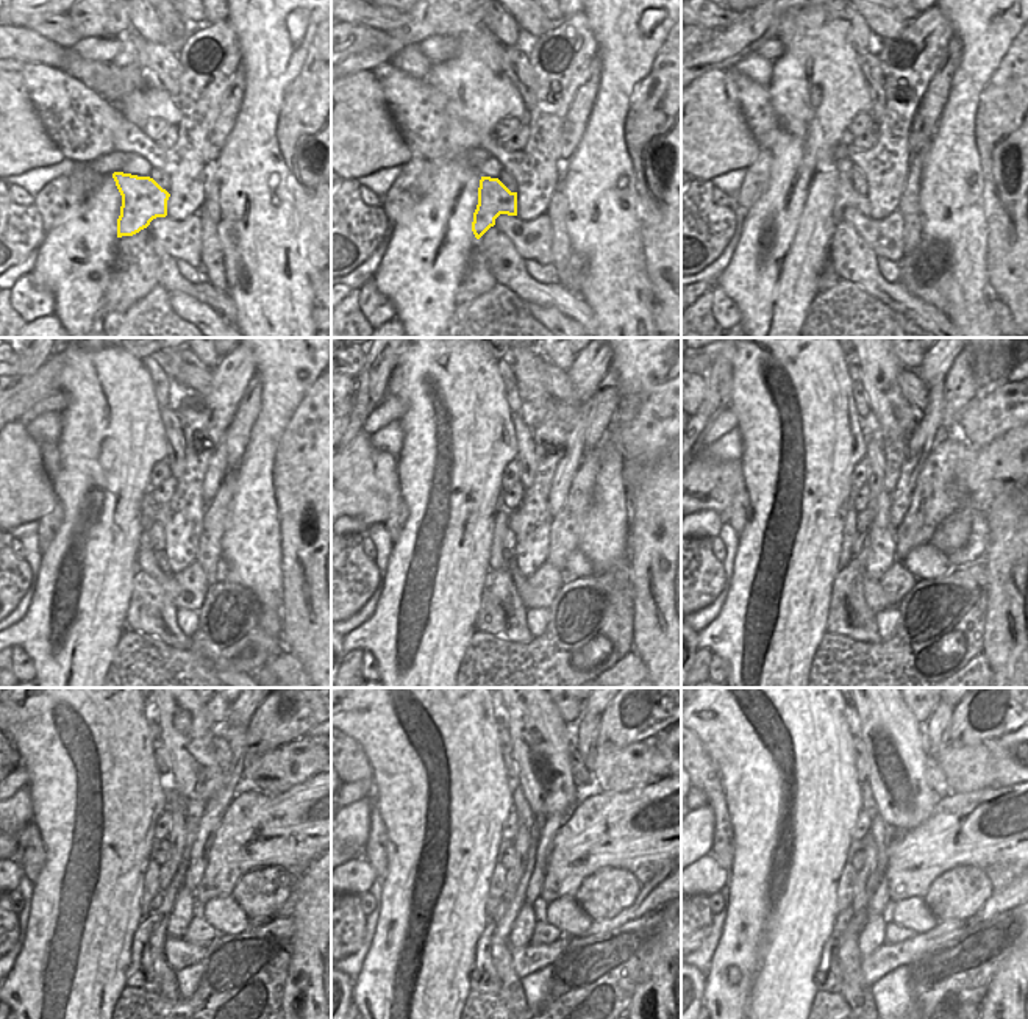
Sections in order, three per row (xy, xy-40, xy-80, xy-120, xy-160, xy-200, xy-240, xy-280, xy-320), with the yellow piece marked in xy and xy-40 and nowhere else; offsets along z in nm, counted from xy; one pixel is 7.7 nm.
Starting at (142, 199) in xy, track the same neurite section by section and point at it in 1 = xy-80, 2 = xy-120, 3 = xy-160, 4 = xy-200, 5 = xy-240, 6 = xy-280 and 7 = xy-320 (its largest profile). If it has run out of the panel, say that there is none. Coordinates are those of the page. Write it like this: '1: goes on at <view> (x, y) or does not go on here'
1: goes on at xy-80 (847, 196)
2: goes on at xy-120 (161, 558)
3: goes on at xy-160 (519, 580)
4: goes on at xy-200 (875, 597)
5: goes on at xy-240 (178, 954)
6: goes on at xy-280 (525, 960)
7: goes on at xy-320 (886, 958)

